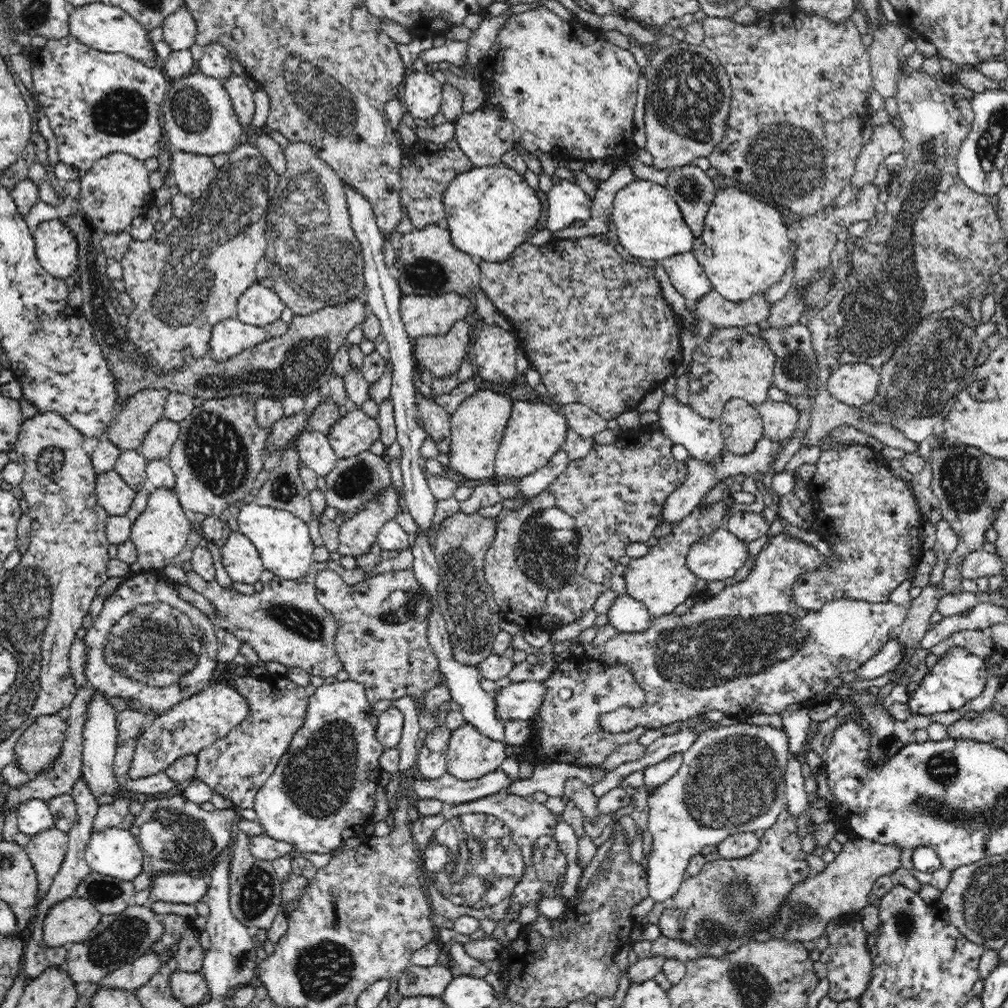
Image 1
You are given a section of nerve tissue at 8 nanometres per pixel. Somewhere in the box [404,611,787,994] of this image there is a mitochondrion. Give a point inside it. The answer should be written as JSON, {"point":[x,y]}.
{"point":[732,781]}

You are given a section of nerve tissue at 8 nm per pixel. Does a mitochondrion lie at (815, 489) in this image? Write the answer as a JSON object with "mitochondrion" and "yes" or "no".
{"mitochondrion":"no"}

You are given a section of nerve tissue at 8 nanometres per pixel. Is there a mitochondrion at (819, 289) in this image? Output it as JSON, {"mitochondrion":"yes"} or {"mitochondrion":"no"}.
{"mitochondrion":"yes"}

